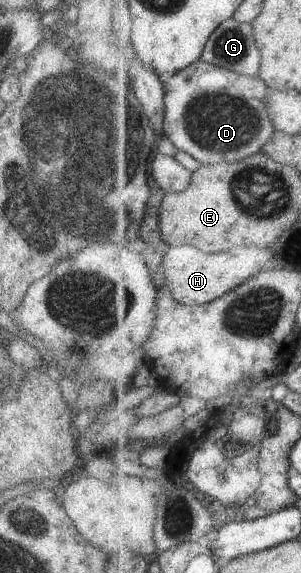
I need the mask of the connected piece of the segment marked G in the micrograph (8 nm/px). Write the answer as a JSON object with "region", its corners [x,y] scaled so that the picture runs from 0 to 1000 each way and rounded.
{"region":[[[764,31],[714,56],[691,68],[668,103],[831,136],[857,133],[874,98],[844,66],[837,42],[791,42]]]}

